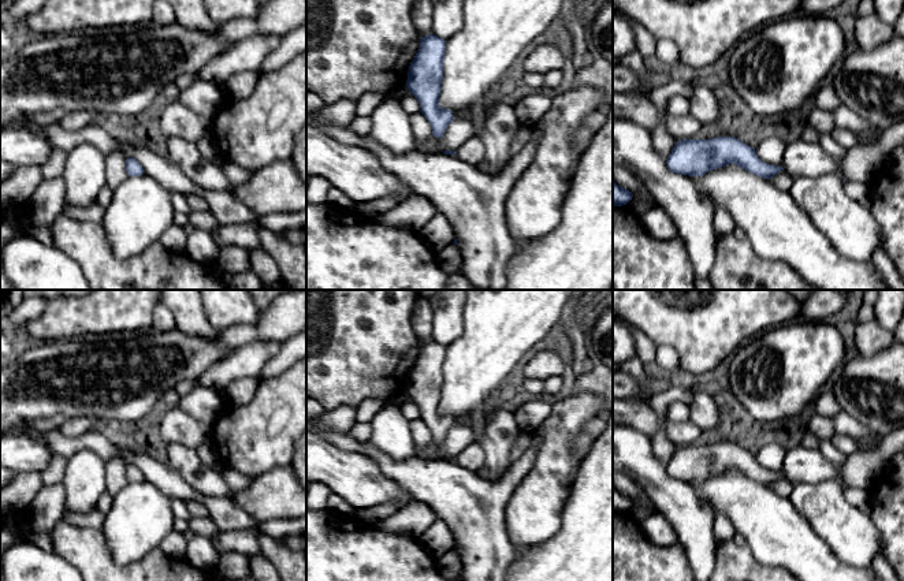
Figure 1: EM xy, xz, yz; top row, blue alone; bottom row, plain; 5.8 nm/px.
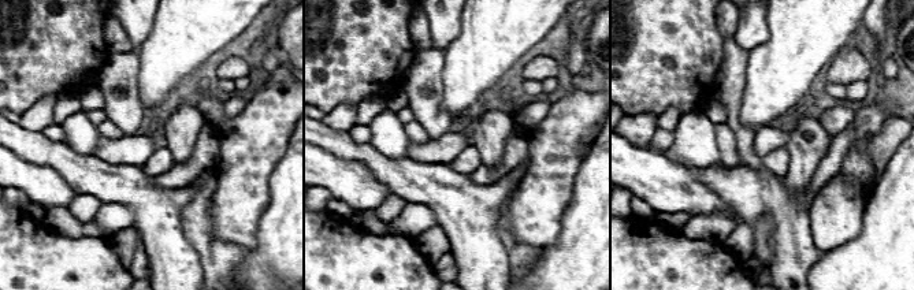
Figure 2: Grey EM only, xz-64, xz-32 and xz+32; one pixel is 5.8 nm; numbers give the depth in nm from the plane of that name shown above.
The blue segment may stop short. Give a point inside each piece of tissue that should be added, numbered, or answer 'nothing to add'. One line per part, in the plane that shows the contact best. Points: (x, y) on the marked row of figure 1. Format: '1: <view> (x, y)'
nothing to add

